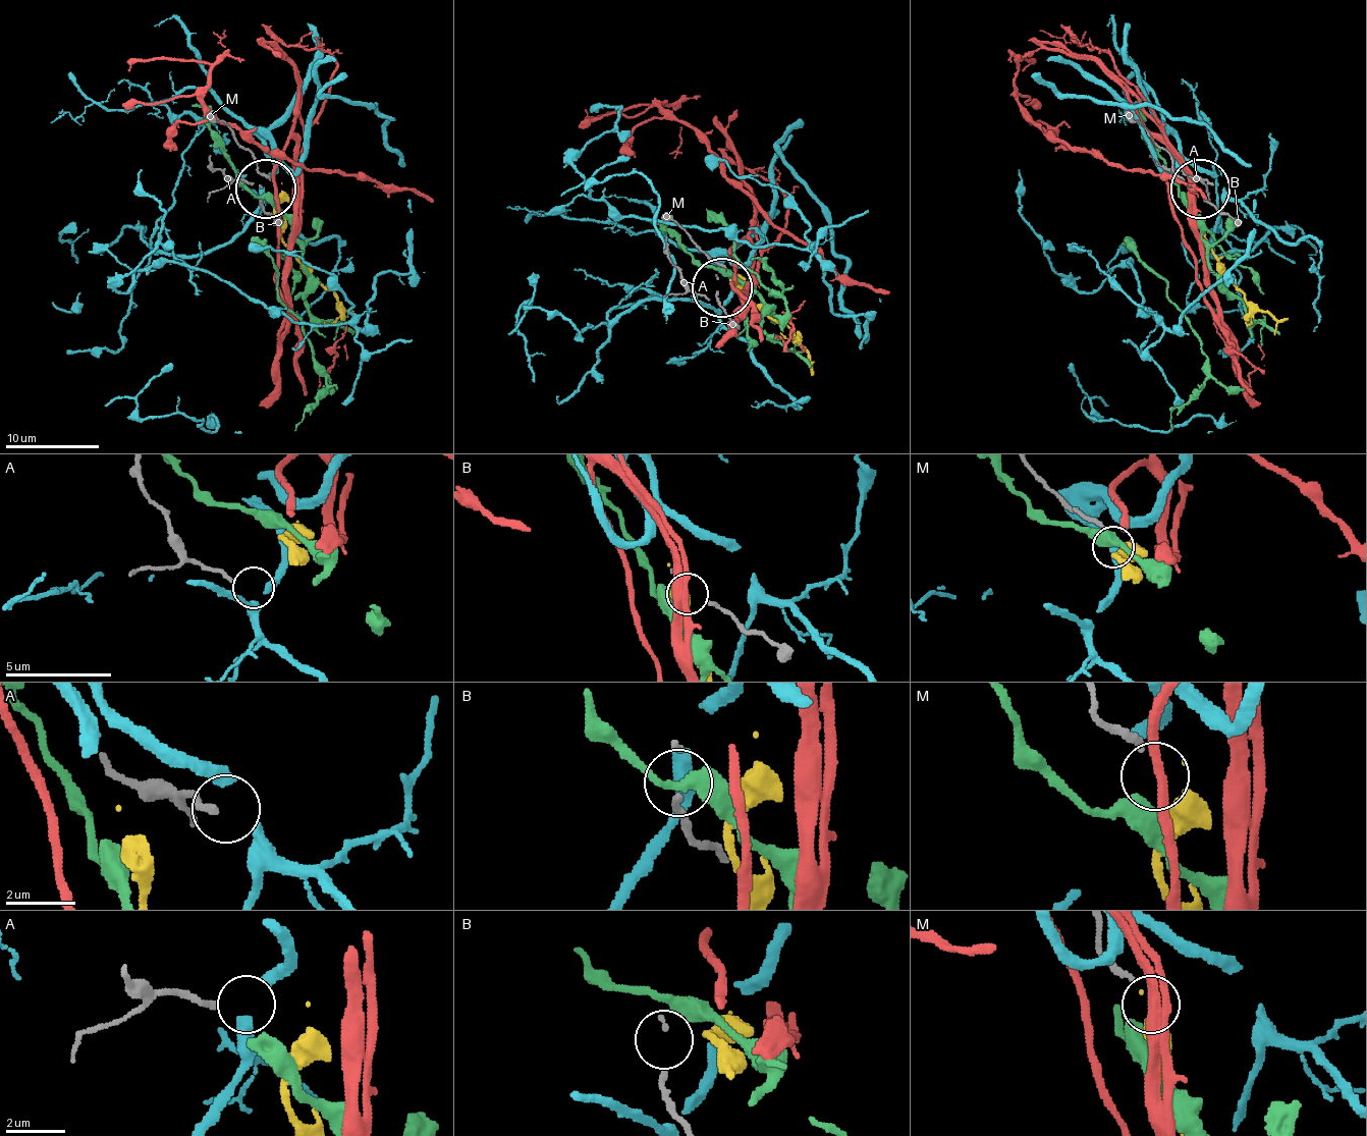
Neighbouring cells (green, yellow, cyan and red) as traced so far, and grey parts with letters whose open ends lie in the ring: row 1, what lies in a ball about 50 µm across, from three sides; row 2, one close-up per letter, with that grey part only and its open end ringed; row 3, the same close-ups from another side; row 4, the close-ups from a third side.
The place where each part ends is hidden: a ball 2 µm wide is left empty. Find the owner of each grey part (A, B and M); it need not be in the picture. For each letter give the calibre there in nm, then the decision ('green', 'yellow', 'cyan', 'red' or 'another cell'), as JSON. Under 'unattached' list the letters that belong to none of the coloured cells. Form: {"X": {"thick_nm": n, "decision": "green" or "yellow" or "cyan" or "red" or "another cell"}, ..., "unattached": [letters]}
{"A": {"thick_nm": 180, "decision": "another cell"}, "B": {"thick_nm": 110, "decision": "green"}, "M": {"thick_nm": 180, "decision": "yellow"}, "unattached": ["A"]}

